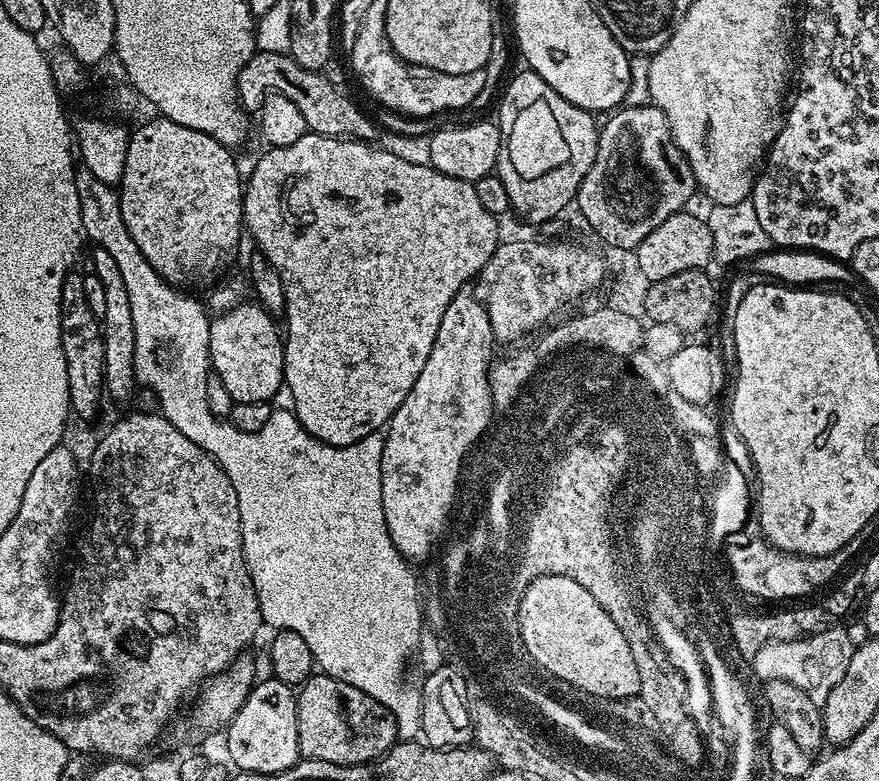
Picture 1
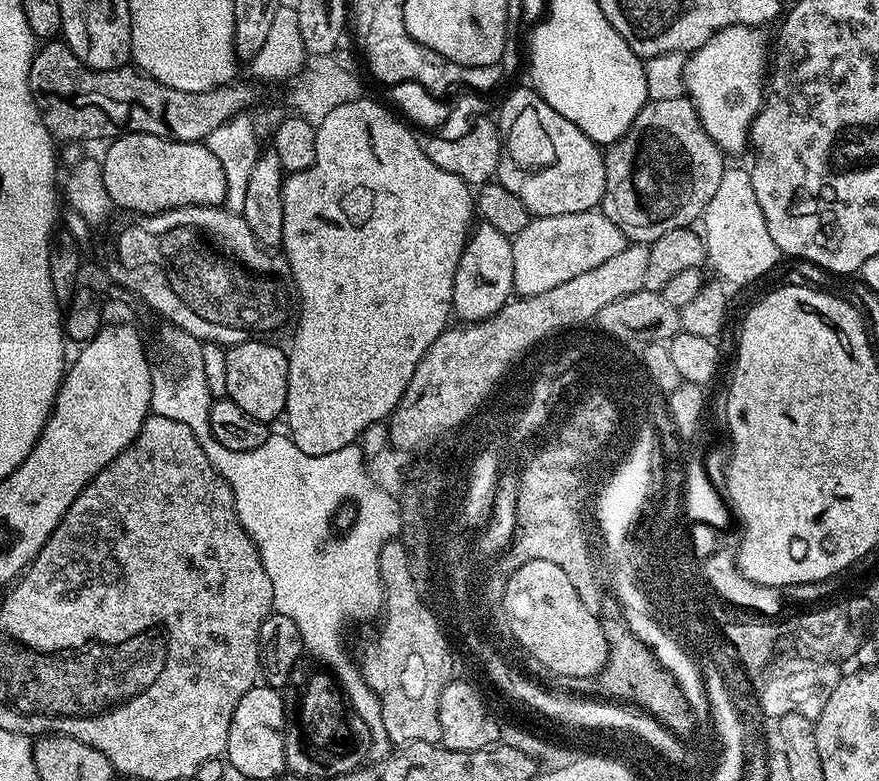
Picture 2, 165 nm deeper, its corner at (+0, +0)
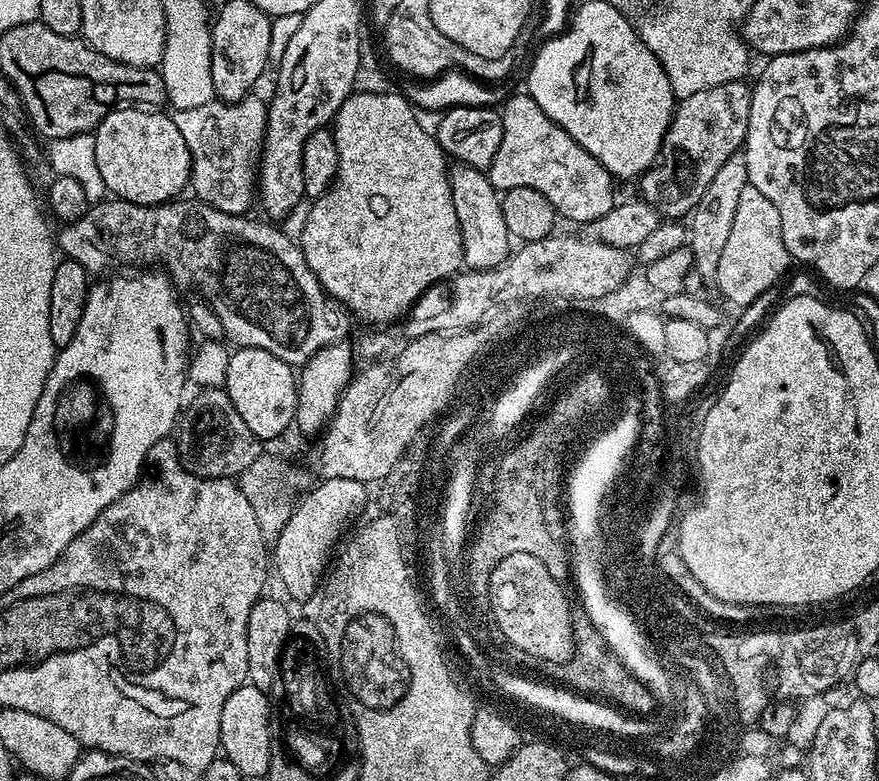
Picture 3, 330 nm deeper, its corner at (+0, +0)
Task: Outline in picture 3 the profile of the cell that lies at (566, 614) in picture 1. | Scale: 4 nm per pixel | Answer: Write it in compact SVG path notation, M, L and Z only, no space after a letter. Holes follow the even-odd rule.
M510 554L510 558L502 558L498 566L490 574L489 598L492 600L493 617L502 634L519 648L528 648L549 655L556 663L568 660L574 650L574 634L572 633L572 608L568 604L568 596L564 593L565 585L551 577L550 570L538 562L531 554Z

